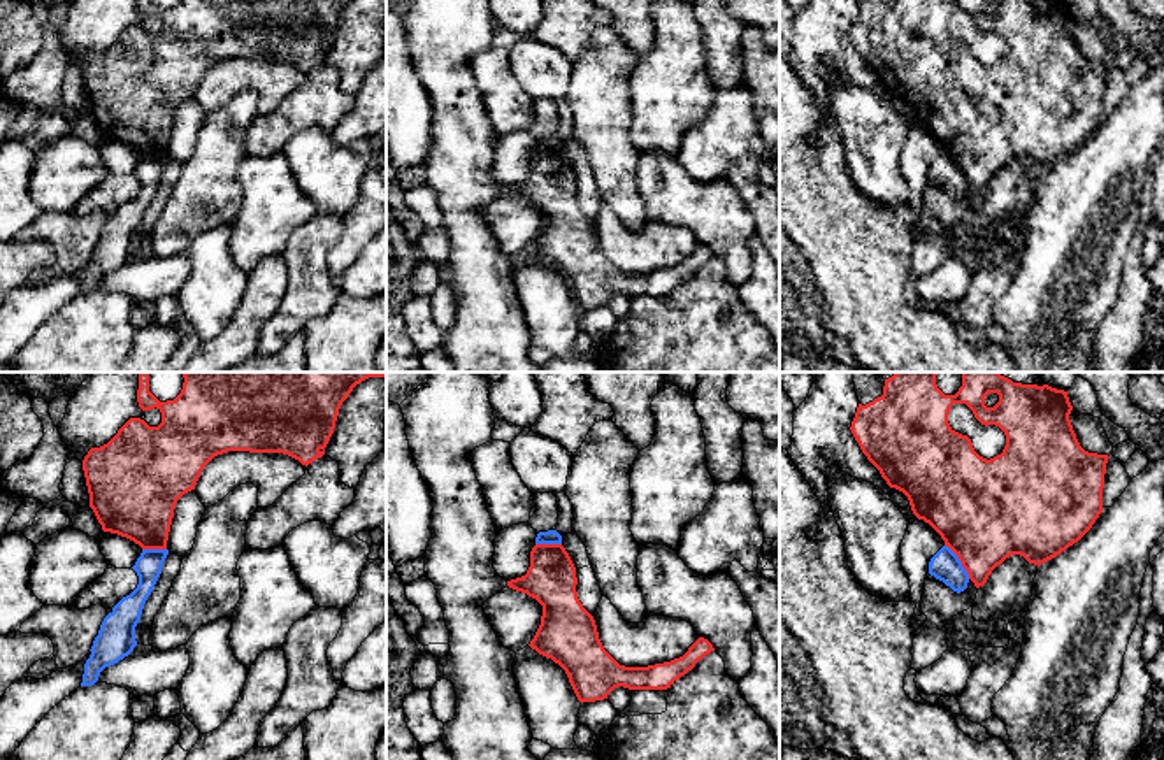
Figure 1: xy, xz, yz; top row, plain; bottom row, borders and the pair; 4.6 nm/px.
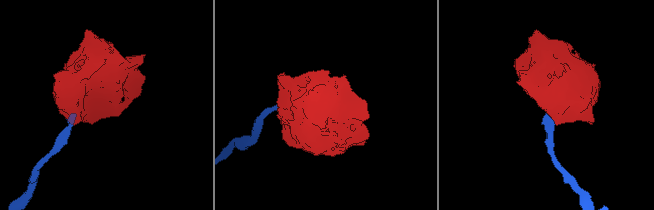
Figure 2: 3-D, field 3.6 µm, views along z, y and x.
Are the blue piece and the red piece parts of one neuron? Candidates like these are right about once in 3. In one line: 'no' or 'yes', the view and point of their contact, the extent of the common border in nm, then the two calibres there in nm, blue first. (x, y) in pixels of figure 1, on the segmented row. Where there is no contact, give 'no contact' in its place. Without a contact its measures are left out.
no | yz (961, 562) | 200 nm | 140/440 nm

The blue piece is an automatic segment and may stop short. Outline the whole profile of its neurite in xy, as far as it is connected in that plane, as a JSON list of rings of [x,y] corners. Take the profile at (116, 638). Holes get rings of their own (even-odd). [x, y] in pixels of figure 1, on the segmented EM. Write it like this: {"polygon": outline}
{"polygon": [[[142,549],[132,567],[139,576],[139,584],[104,618],[98,635],[90,649],[91,655],[84,663],[81,686],[95,685],[105,667],[128,656],[137,646],[135,627],[140,621],[144,604],[162,574],[167,555],[169,549]]]}

